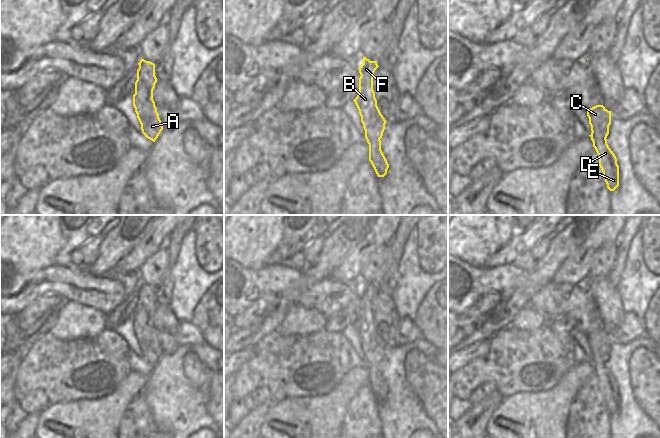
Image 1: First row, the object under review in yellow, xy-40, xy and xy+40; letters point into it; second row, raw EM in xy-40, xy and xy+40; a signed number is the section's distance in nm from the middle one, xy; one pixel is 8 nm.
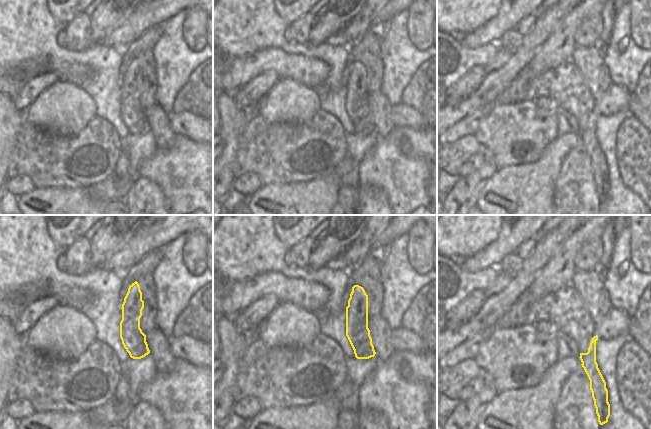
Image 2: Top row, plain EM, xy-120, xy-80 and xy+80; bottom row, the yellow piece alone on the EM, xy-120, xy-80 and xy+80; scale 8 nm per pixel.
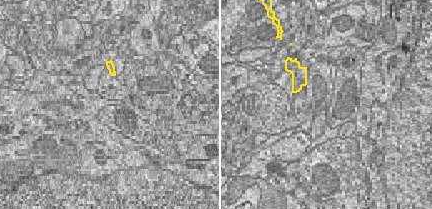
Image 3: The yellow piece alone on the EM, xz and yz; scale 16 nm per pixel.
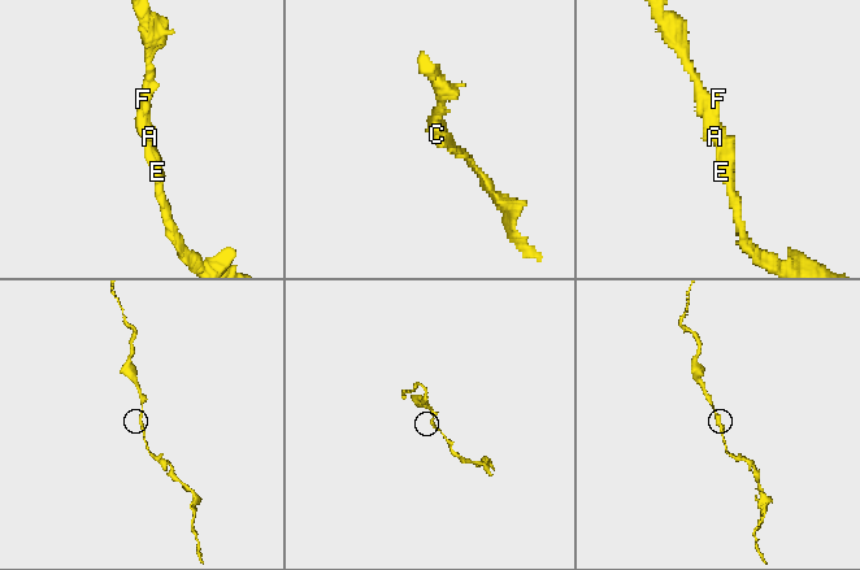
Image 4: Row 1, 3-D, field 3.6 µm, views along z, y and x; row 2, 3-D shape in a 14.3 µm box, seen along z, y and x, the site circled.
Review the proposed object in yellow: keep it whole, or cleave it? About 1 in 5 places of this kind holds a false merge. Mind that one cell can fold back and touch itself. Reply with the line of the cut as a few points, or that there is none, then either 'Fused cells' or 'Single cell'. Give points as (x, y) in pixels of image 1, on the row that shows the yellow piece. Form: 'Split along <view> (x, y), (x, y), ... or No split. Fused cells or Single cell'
No split. Single cell.

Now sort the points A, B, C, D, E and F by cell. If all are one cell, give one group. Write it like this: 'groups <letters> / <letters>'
groups A B C D E F

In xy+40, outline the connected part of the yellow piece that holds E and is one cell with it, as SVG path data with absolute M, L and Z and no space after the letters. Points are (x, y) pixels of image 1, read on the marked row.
M596 105L587 110L587 116L592 131L589 136L599 156L599 166L603 172L607 188L614 191L619 186L619 166L606 139L611 124L611 111L608 111L603 105Z

